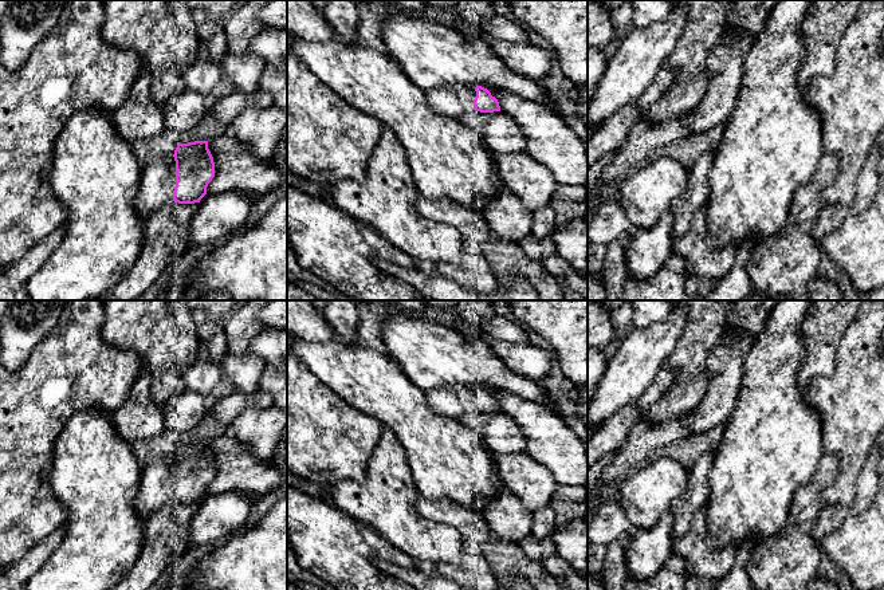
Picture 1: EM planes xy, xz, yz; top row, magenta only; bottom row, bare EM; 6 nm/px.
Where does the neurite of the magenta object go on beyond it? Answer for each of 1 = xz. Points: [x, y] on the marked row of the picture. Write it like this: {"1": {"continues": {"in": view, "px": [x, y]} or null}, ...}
{"1": {"continues": {"in": "xz", "px": [451, 101]}}}

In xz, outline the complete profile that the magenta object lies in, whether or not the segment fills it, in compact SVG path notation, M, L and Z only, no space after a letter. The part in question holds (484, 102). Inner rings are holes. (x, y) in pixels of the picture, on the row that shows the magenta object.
M445 86L425 91L425 97L436 113L453 119L461 119L465 113L474 110L480 113L500 111L498 99L482 86Z

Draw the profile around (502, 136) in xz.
M502 111L465 113L461 121L474 129L494 156L518 156L526 153L526 138L511 117Z

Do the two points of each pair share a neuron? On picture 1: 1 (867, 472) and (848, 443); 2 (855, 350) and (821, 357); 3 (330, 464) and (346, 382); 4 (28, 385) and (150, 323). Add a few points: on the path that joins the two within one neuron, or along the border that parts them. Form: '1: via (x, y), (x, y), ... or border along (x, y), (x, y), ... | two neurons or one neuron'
1: border along (868, 459), (857, 478), (855, 498) | two neurons
2: border along (848, 325), (835, 369), (814, 377) | two neurons
3: border along (318, 380), (352, 406), (369, 416) | two neurons
4: border along (105, 314), (101, 337), (138, 356) | two neurons

